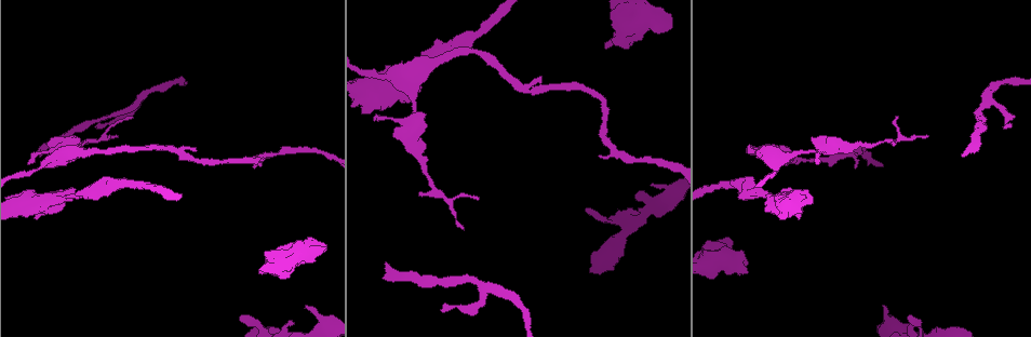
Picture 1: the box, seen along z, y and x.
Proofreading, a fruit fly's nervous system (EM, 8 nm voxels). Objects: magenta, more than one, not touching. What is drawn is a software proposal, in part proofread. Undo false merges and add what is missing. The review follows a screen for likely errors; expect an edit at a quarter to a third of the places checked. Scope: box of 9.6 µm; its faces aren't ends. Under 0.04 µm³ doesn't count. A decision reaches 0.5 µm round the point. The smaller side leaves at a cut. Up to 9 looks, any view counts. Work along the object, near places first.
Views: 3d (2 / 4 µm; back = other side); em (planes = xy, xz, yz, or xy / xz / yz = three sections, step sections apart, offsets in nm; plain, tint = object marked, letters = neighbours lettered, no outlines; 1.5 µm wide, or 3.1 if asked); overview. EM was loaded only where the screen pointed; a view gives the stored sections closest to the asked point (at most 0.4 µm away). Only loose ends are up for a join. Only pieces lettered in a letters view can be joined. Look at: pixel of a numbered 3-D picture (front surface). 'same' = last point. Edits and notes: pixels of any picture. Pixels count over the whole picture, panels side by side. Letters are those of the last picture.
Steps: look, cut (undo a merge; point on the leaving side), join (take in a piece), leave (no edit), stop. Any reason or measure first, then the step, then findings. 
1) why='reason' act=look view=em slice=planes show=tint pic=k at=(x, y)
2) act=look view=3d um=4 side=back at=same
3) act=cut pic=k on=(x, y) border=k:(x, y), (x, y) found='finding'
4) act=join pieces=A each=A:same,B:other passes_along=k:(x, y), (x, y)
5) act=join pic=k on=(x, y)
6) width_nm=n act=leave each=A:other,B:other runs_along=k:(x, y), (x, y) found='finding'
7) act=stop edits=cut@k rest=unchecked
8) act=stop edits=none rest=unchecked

why='free end' act=look view=3d um=4 pic=1 at=(966, 154)

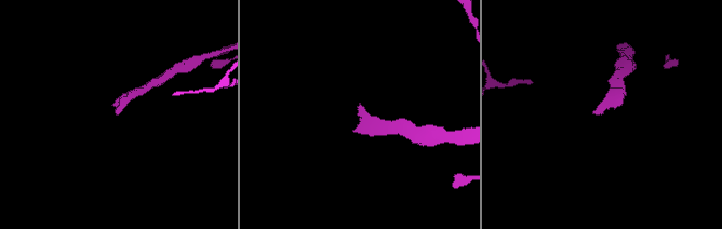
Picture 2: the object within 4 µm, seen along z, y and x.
why='shape alone is not enough' act=look view=em slice=yz step=8 show=letters pic=2 at=(599, 113)

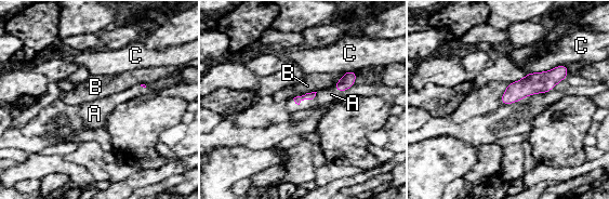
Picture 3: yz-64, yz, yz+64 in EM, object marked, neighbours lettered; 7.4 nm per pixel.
act=join pieces=A each=A:same,B:other,C:other passes_along=3:(298, 100), (305, 98), (331, 94) found='the neuron continues'

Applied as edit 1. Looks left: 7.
why='free end' act=look view=3d um=4 pic=1 at=(587, 207)

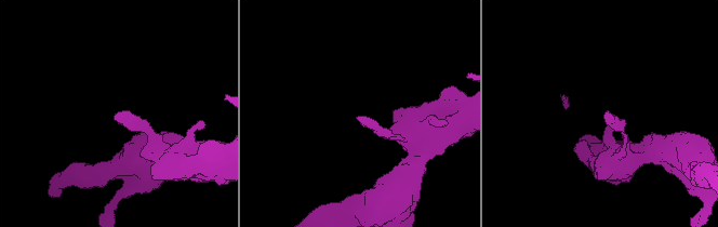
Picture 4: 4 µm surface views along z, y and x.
why='need the tissue' act=look view=em slice=planes show=letters pic=4 at=(606, 114)

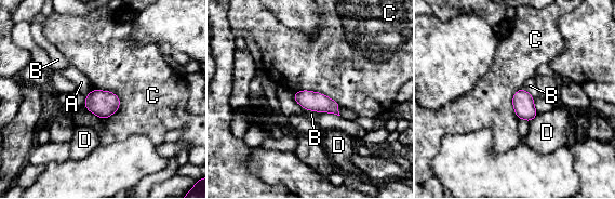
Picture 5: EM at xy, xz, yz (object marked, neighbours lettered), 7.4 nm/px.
width_nm=140 act=leave each=A:other,B:other,C:other,D:other border=5:(92, 89), (111, 91), (119, 108) found='no lettered piece goes on from it'

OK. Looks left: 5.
why='narrows sharply' act=look view=em slice=planes show=tint pic=1 at=(773, 194)

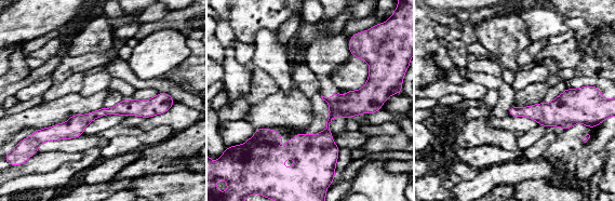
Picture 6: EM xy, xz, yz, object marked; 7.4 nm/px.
act=look view=em slice=planes show=letters at=same

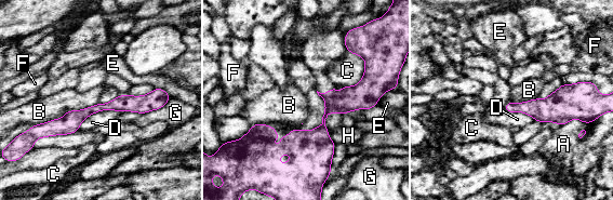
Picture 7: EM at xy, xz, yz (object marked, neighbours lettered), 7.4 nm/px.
width_nm=70 act=leave each=A:other,B:other,C:other,D:other,E:other,F:other,G:other,H:other runs_along=7:(161, 92), (42, 127) found='all the same neuron'

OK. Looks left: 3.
why='a narrow waist' act=look view=em slice=yz step=4 show=tint pic=1 at=(259, 158)

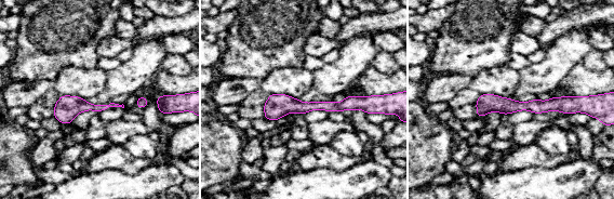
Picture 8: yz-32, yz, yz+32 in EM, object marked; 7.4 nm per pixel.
act=look view=em slice=yz step=4 show=letters at=same

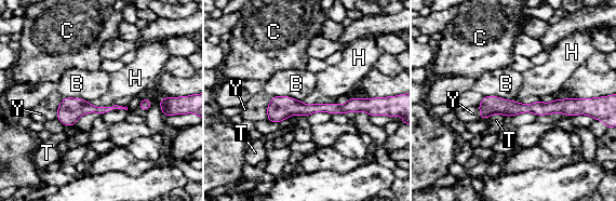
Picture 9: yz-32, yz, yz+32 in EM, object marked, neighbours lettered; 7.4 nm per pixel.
act=leave each=B:other,C:other,H:other,T:other,Y:other runs_along=9:(269, 108), (351, 109) found='one neuron here'

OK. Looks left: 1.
act=stop edits=join@3 rest=unchecked

